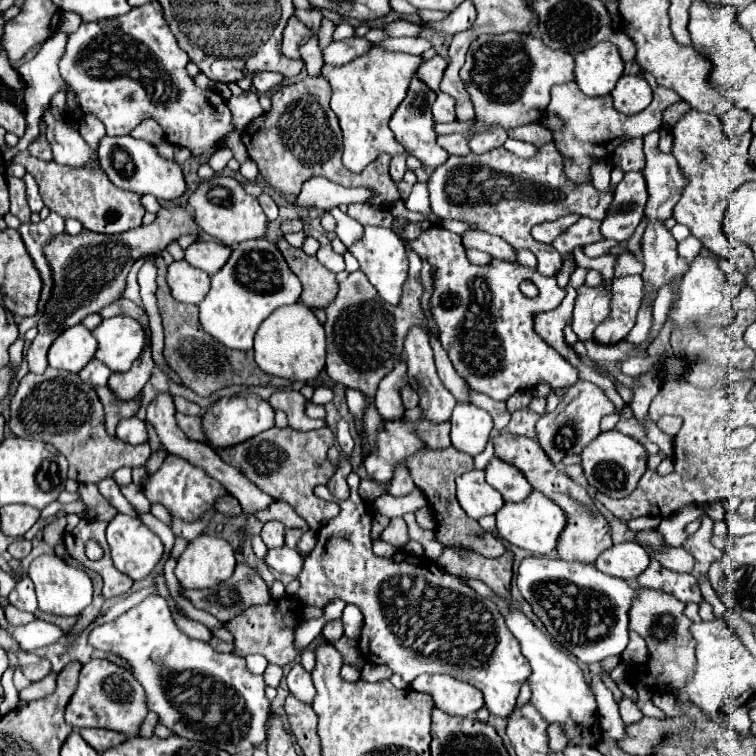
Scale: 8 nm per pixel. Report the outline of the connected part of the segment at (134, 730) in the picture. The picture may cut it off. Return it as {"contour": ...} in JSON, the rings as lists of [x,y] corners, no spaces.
{"contour":[[[90,660],[80,670],[80,682],[66,706],[66,722],[74,728],[108,728],[124,734],[138,734],[142,720],[146,718],[146,698],[144,688],[134,680],[134,676],[108,660]]]}

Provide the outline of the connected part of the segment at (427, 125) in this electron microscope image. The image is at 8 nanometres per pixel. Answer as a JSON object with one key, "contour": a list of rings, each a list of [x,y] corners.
{"contour":[[[416,76],[410,84],[408,96],[404,98],[404,102],[398,106],[398,110],[394,112],[392,120],[390,120],[390,128],[396,134],[396,140],[406,148],[408,154],[416,156],[422,166],[426,170],[434,170],[436,166],[444,164],[448,160],[448,152],[444,152],[444,148],[440,148],[436,144],[436,134],[434,134],[434,120],[432,120],[432,102],[436,100],[436,92],[432,92],[428,86],[424,86]]]}

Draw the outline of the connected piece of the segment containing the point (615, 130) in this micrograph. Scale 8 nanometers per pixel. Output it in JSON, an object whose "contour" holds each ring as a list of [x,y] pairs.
{"contour":[[[574,82],[554,86],[552,88],[552,100],[550,100],[546,110],[548,110],[548,114],[554,114],[564,122],[560,132],[558,130],[552,132],[554,144],[564,156],[564,174],[574,184],[592,182],[590,166],[596,160],[608,160],[612,156],[612,152],[618,148],[618,144],[626,138],[646,136],[648,132],[658,130],[662,126],[662,112],[674,102],[680,102],[676,92],[672,92],[668,88],[656,88],[654,98],[652,98],[648,108],[644,108],[642,112],[638,112],[634,116],[626,116],[612,106],[612,96],[588,98],[578,90],[578,86]]]}

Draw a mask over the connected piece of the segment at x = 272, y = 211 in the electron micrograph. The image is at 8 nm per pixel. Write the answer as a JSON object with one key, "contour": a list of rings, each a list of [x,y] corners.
{"contour":[[[262,193],[258,197],[258,201],[269,221],[273,221],[278,217],[279,208],[269,195]]]}

